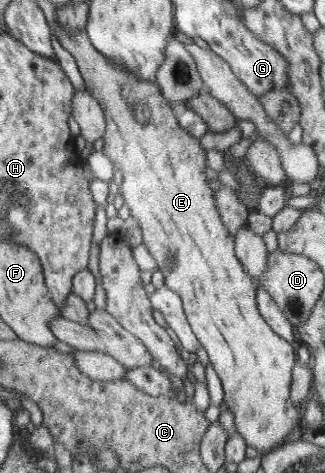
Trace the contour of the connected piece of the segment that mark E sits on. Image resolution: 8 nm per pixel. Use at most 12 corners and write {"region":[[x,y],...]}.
{"region":[[54,33],[105,109],[102,151],[258,454],[300,427],[297,344],[156,81]]}

